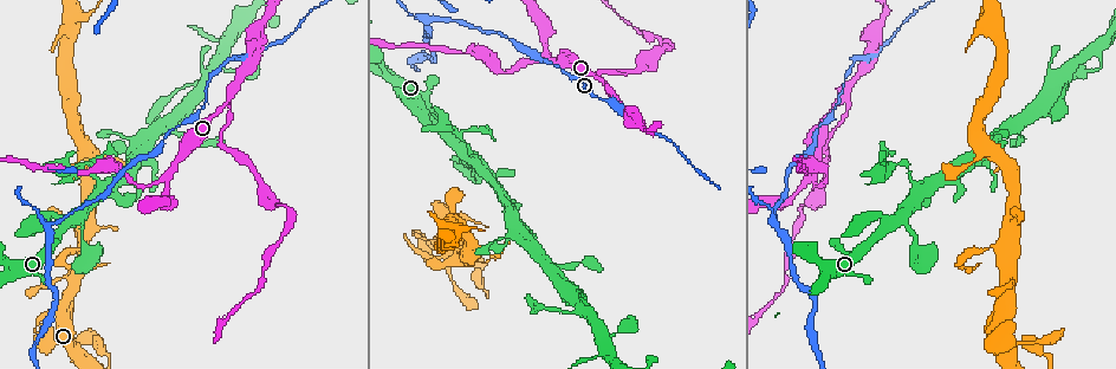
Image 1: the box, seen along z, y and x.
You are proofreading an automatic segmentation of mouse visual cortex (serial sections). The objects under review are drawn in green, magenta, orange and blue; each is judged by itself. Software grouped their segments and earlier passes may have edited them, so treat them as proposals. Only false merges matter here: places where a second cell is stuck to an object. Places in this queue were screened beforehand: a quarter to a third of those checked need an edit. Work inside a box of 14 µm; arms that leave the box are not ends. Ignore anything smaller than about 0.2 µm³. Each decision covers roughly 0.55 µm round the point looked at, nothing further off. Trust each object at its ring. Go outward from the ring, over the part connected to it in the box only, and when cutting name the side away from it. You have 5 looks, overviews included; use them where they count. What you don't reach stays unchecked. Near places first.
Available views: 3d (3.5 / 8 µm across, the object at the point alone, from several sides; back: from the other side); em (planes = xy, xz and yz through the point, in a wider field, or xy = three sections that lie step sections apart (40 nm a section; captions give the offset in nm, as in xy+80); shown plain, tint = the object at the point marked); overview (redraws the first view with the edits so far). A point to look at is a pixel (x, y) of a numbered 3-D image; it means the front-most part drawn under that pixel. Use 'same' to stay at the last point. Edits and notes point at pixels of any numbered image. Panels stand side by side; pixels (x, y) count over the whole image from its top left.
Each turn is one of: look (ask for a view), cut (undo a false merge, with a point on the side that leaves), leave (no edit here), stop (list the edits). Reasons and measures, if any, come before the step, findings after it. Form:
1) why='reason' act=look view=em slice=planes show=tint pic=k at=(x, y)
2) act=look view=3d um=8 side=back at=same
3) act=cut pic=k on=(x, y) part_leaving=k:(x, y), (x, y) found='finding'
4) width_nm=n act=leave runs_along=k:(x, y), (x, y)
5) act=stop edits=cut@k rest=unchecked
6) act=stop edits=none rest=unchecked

why='a fork' act=look view=3d um=3.5 pic=1 at=(429, 21)

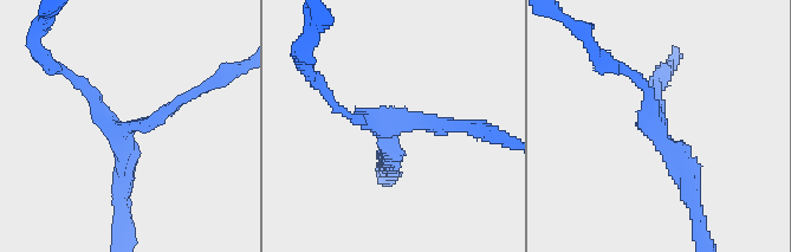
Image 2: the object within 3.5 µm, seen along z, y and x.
arms=3 arm_widths_nm=150,150,250 act=leave runs_along=2:(192, 92), (123, 133), (123, 198) found='continuous, no second cell'

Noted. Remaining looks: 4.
why='abrupt turn' act=look view=3d um=8 pic=1 at=(92, 165)

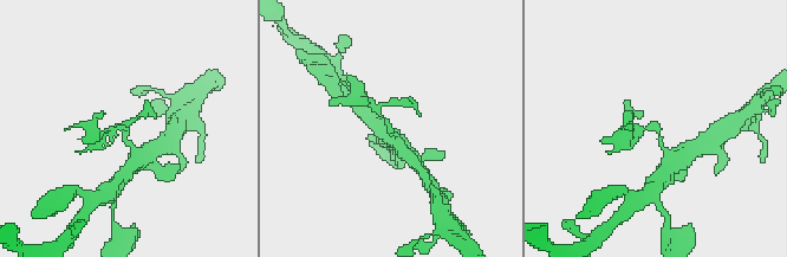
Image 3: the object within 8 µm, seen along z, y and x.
act=look view=em slice=xy step=1 show=tint pic=3 at=(658, 133)

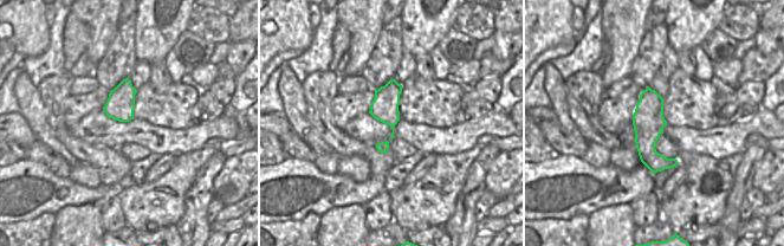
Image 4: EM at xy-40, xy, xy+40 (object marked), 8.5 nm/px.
act=cut pic=3 on=(655, 126) found='two cells meet here'

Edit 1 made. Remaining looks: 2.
act=stop edits=cut@3 rest=unchecked

